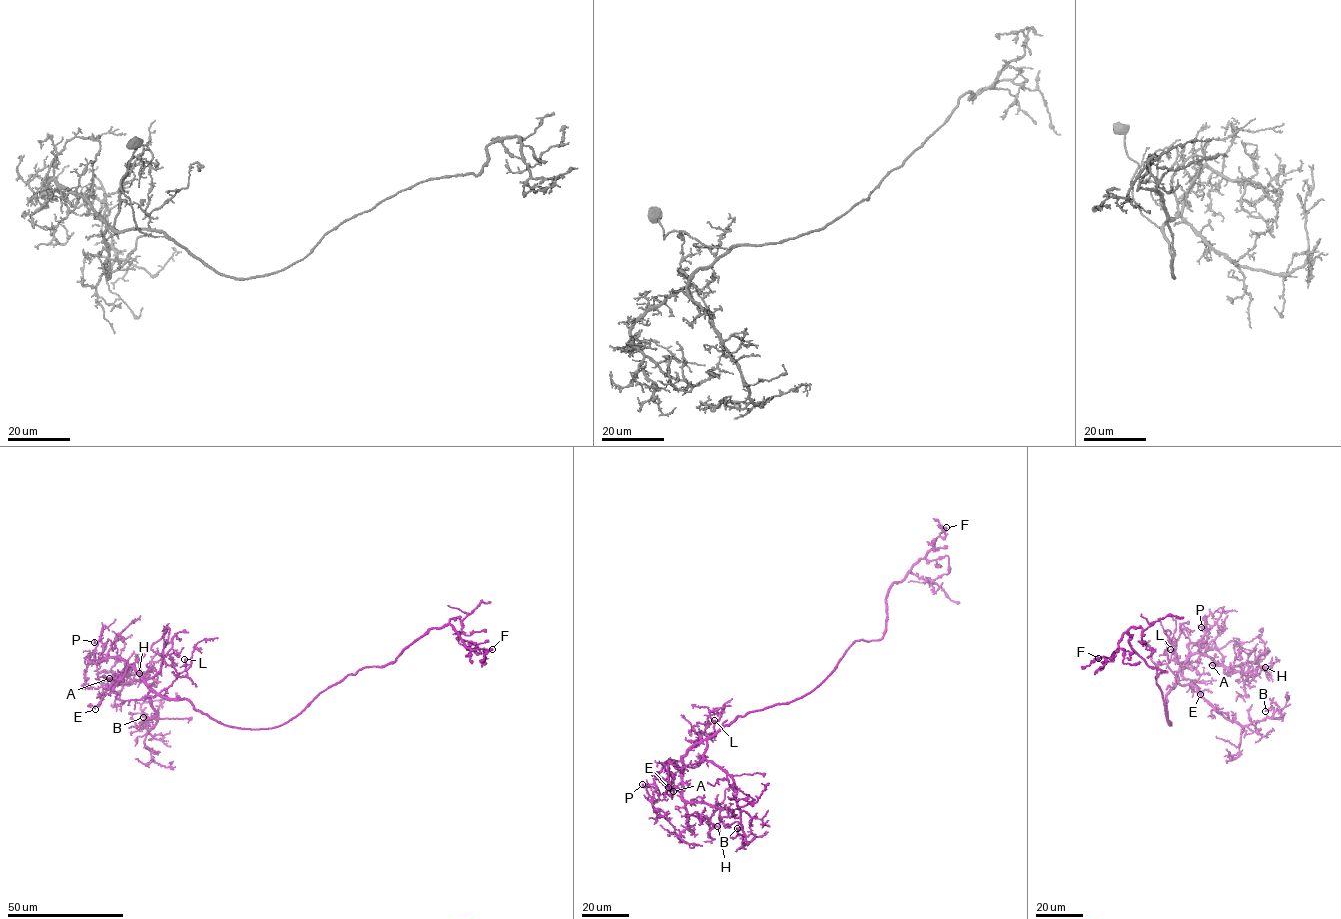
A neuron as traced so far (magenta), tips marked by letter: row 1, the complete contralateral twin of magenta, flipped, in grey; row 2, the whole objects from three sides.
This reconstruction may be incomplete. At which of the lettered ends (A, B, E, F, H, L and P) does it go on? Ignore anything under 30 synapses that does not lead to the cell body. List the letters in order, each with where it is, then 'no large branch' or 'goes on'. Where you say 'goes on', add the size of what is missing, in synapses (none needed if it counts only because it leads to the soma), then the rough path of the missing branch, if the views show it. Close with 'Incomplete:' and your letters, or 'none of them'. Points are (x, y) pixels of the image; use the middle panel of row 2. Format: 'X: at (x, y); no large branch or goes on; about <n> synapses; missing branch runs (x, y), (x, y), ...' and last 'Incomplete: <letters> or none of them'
A: at (673, 791); no large branch
B: at (737, 828); no large branch
E: at (668, 787); no large branch
F: at (946, 527); no large branch
H: at (717, 826); no large branch
L: at (714, 720); no large branch
P: at (642, 784); no large branch
Incomplete: none of them

